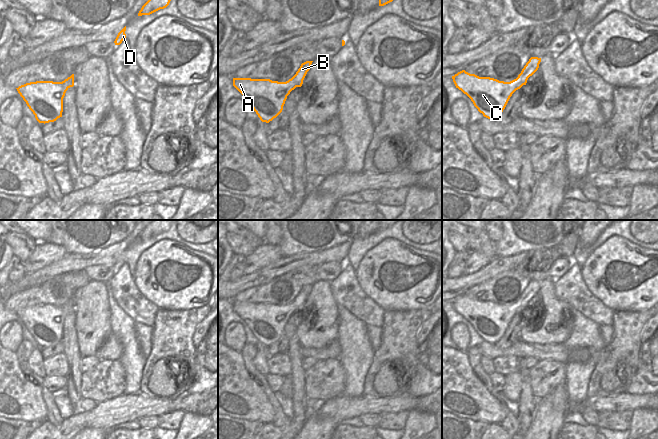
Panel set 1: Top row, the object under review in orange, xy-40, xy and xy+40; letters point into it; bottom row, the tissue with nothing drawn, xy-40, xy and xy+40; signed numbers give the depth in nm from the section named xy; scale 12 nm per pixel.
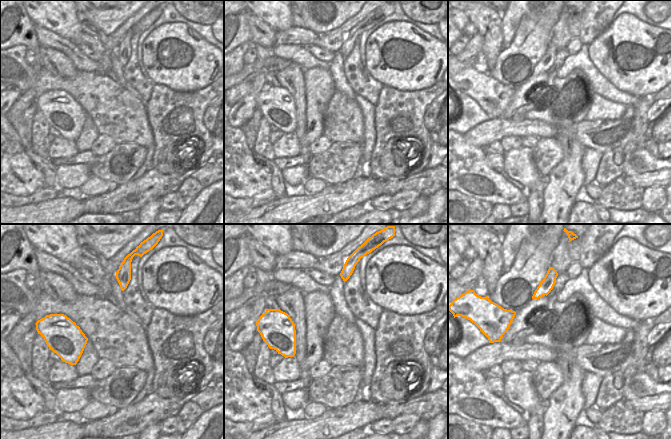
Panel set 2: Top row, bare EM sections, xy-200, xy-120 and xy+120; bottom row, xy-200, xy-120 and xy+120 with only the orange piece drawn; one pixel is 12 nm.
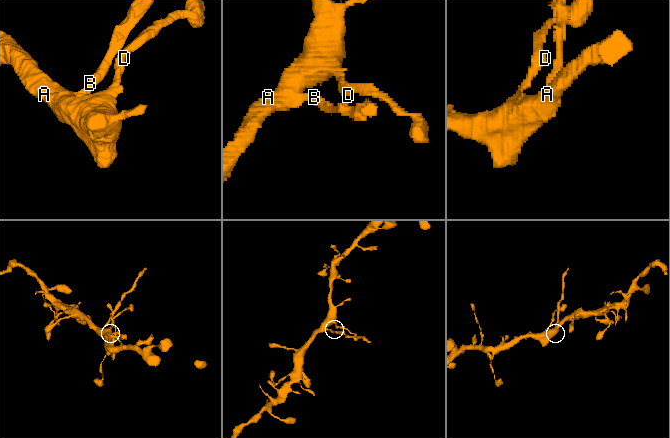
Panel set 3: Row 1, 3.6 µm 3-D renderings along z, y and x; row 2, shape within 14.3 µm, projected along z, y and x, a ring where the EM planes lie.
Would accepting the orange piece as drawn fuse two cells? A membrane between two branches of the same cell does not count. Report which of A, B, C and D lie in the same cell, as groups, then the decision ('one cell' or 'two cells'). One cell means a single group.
A C D / B | two cells

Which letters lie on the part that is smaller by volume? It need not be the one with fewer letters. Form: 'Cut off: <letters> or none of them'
Cut off: B

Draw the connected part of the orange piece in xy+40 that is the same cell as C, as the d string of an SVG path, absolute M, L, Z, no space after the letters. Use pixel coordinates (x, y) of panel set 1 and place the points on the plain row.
M462 294L452 300L459 314L466 318L484 341L497 343L505 333L512 318L520 313L519 305L499 305L490 301L479 301Z

